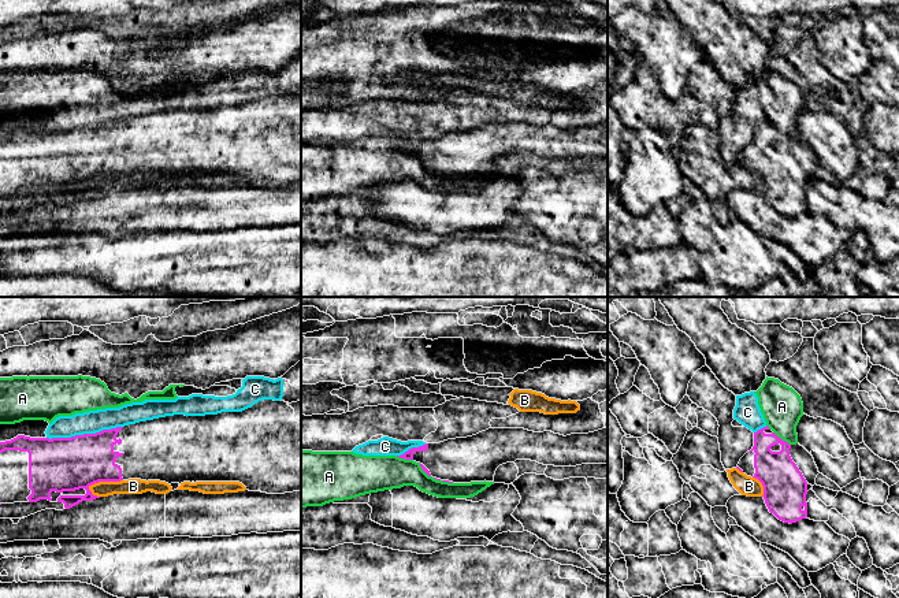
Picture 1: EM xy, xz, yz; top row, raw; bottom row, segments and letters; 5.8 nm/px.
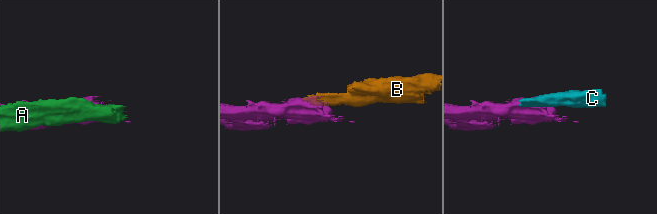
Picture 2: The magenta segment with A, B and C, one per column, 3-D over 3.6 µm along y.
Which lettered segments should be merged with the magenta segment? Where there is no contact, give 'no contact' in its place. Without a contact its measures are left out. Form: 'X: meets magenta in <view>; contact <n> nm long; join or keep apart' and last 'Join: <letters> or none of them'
A: meets magenta in yz; contact 130 nm long; keep apart
B: meets magenta in xy; contact 220 nm long; keep apart
C: meets magenta in xy; contact 460 nm long; keep apart
Join: none of them

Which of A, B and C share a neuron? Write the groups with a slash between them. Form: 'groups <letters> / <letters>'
groups A C / B

